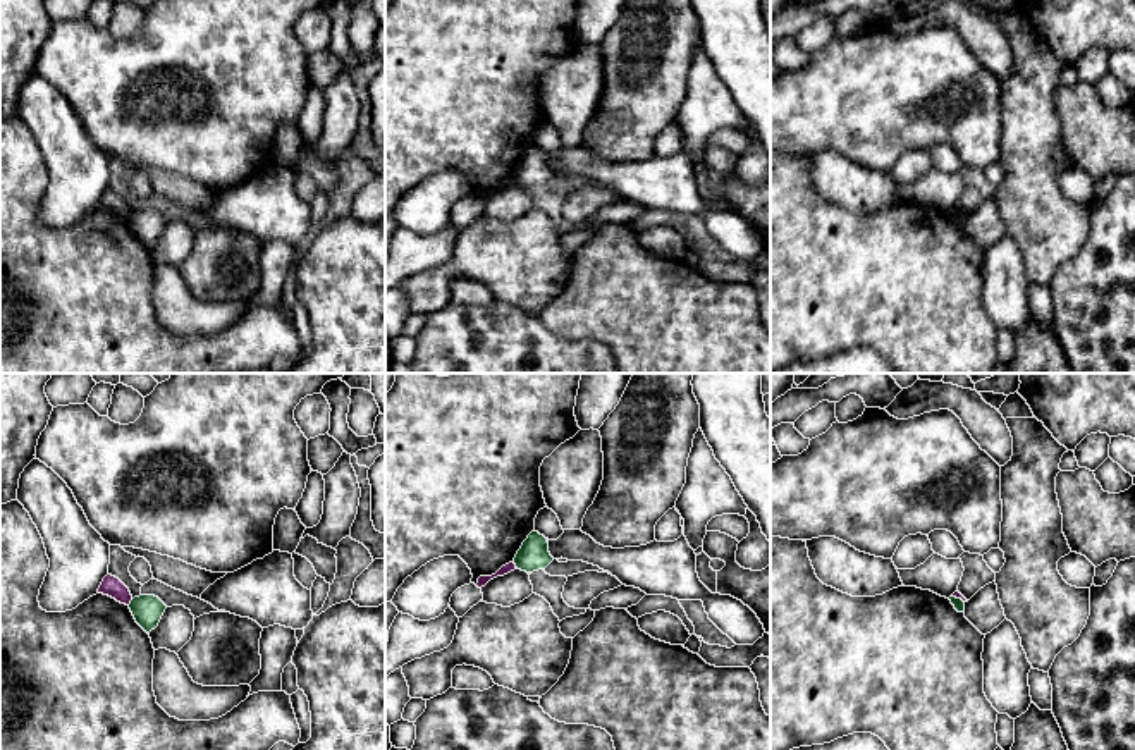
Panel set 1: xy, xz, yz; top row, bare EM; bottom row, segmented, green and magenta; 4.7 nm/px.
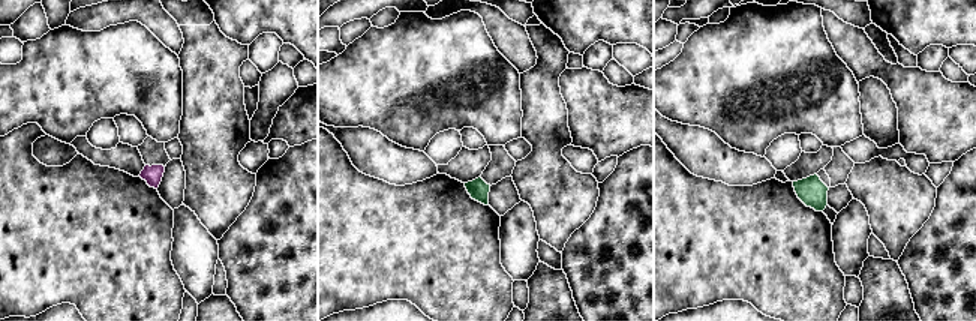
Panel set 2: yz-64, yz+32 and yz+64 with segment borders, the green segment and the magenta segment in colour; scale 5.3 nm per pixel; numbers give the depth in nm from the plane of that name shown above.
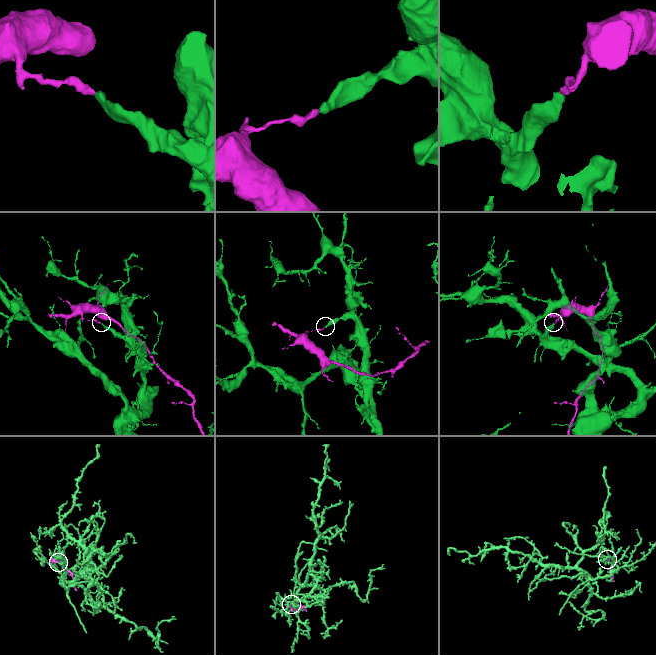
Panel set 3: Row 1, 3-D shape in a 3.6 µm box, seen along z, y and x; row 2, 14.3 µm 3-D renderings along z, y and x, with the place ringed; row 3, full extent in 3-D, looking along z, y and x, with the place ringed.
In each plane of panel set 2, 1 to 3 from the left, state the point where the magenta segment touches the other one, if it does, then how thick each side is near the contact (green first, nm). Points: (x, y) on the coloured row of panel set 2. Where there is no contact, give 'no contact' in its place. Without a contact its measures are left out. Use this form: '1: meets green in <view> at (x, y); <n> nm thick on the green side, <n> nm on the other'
1: no contact
2: no contact
3: no contact

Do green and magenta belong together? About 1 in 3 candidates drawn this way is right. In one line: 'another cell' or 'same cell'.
another cell

